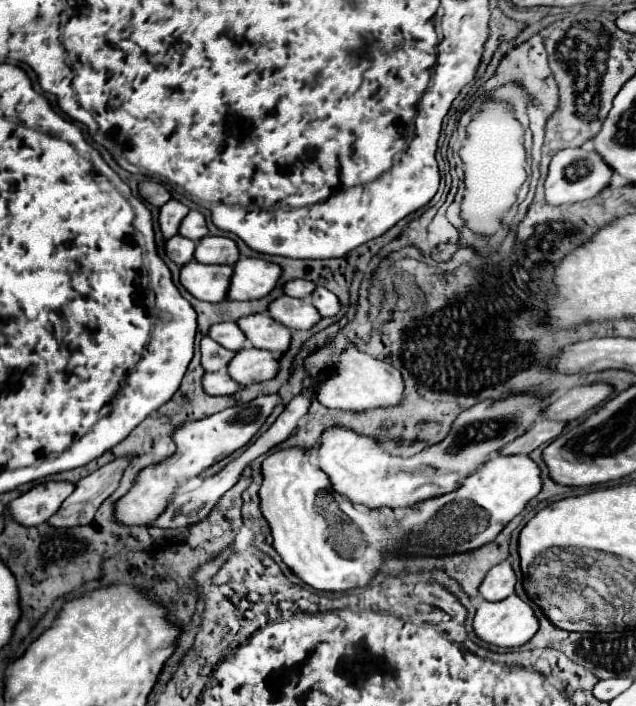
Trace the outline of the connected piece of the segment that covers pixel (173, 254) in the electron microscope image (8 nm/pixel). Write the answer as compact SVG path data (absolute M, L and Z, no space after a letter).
M172 236L170 240L166 240L166 256L178 266L186 266L194 260L194 248L196 244L192 240L186 240L184 236Z

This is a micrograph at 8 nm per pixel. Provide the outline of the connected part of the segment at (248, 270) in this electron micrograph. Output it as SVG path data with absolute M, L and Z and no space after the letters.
M240 258L234 264L234 276L228 290L232 300L250 300L268 296L282 276L278 264L260 260L260 258Z

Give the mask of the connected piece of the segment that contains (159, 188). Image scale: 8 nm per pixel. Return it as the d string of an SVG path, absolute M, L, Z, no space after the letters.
M144 180L144 182L140 182L140 196L144 198L144 200L148 200L150 204L154 204L154 206L164 206L172 196L170 196L170 192L162 186L162 184L158 184L158 182L152 182L152 180Z

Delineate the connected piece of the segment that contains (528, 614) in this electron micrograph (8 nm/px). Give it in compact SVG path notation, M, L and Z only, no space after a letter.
M512 594L500 602L482 600L474 616L474 632L488 644L518 648L538 632L538 620L526 602Z

